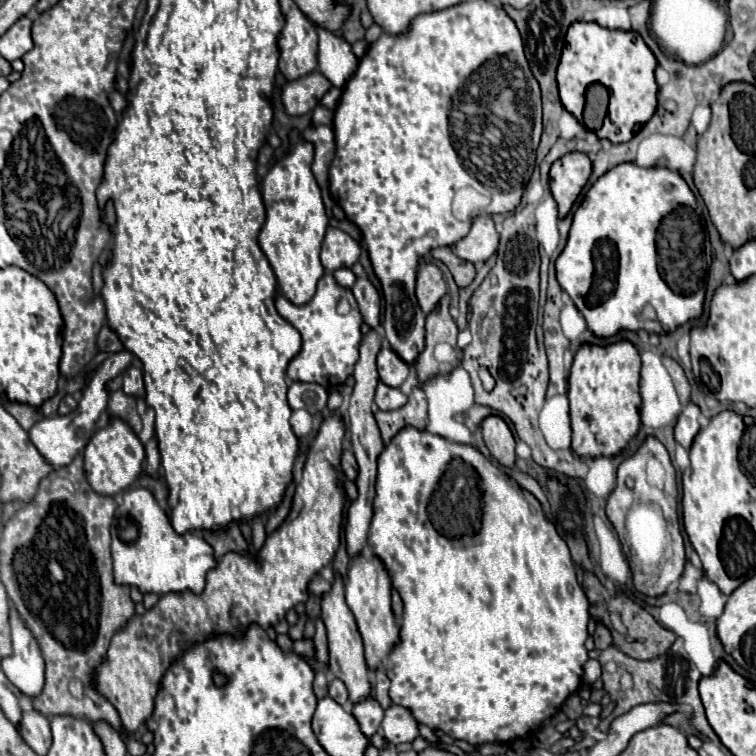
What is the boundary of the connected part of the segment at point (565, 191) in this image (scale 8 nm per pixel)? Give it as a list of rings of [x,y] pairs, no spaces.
[[[570,152],[552,164],[550,190],[558,202],[560,218],[564,218],[570,212],[580,190],[586,186],[590,172],[592,172],[592,162],[588,154],[582,152]]]

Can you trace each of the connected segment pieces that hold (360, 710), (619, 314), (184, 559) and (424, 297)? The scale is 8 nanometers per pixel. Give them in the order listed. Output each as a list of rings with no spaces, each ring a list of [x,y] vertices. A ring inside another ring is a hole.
[[[372,696],[364,698],[360,704],[352,704],[352,714],[358,720],[362,732],[370,738],[378,728],[380,722],[384,718],[384,710],[380,704],[376,704],[376,700]]]
[[[622,162],[590,186],[584,202],[574,212],[568,242],[556,260],[556,276],[562,290],[570,294],[596,336],[608,338],[620,328],[644,328],[646,332],[666,334],[702,314],[706,270],[712,262],[712,254],[708,254],[710,244],[706,244],[706,240],[696,196],[678,172],[664,166],[640,168],[634,162]],[[648,304],[654,308],[656,320],[644,318],[644,308],[648,308]]]
[[[128,488],[124,492],[122,504],[116,508],[114,522],[112,522],[112,558],[114,558],[114,580],[118,584],[128,584],[128,586],[138,586],[142,594],[154,592],[154,594],[166,594],[166,592],[182,592],[182,590],[192,590],[200,594],[204,590],[204,580],[206,572],[216,566],[214,550],[212,546],[194,532],[188,532],[188,542],[184,534],[176,534],[168,514],[160,508],[156,502],[154,494],[148,488]]]
[[[432,262],[422,264],[418,270],[416,296],[418,296],[418,304],[424,310],[424,314],[430,314],[446,292],[448,292],[448,286],[442,276],[442,270]]]

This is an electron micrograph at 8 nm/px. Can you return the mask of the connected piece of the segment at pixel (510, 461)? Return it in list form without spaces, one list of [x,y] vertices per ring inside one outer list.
[[[488,416],[482,422],[482,436],[484,444],[490,450],[490,454],[502,464],[502,466],[514,466],[516,464],[516,452],[514,452],[514,436],[506,422],[498,416]]]

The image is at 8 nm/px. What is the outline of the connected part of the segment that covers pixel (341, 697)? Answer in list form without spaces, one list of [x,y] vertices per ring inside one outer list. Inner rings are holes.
[[[334,678],[332,682],[330,682],[330,686],[328,686],[328,692],[330,692],[330,696],[340,704],[340,706],[344,706],[344,708],[350,708],[350,700],[348,700],[348,690],[346,690],[346,686],[344,686],[344,682],[342,680],[338,680],[338,678]]]

